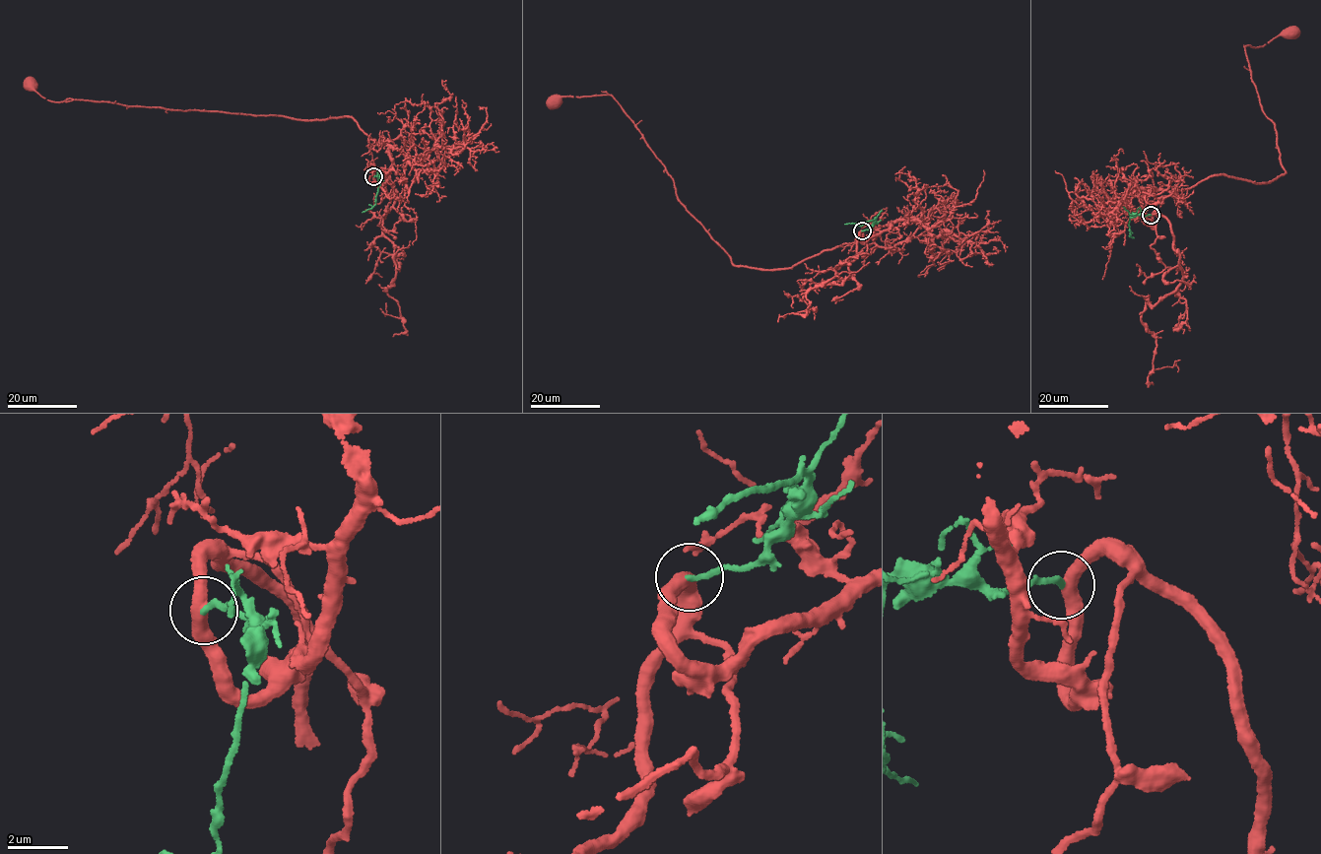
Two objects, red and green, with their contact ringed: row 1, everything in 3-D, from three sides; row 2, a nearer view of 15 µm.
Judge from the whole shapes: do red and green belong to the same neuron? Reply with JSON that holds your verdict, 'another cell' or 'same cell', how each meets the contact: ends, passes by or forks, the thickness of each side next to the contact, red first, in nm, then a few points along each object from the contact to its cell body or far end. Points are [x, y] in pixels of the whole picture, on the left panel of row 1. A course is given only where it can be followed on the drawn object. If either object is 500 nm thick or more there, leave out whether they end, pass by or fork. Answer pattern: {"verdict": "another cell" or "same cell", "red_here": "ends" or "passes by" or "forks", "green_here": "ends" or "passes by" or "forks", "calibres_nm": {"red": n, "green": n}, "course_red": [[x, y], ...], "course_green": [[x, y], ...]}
{"verdict": "another cell", "red_here": "passes by", "green_here": "ends", "calibres_nm": {"red": 400, "green": 190}, "course_red": [[373, 176], [379, 186], [387, 181], [389, 147], [349, 116], [303, 120], [59, 101], [33, 91], [31, 82]], "course_green": [[373, 176], [379, 177], [375, 204], [362, 212]]}

